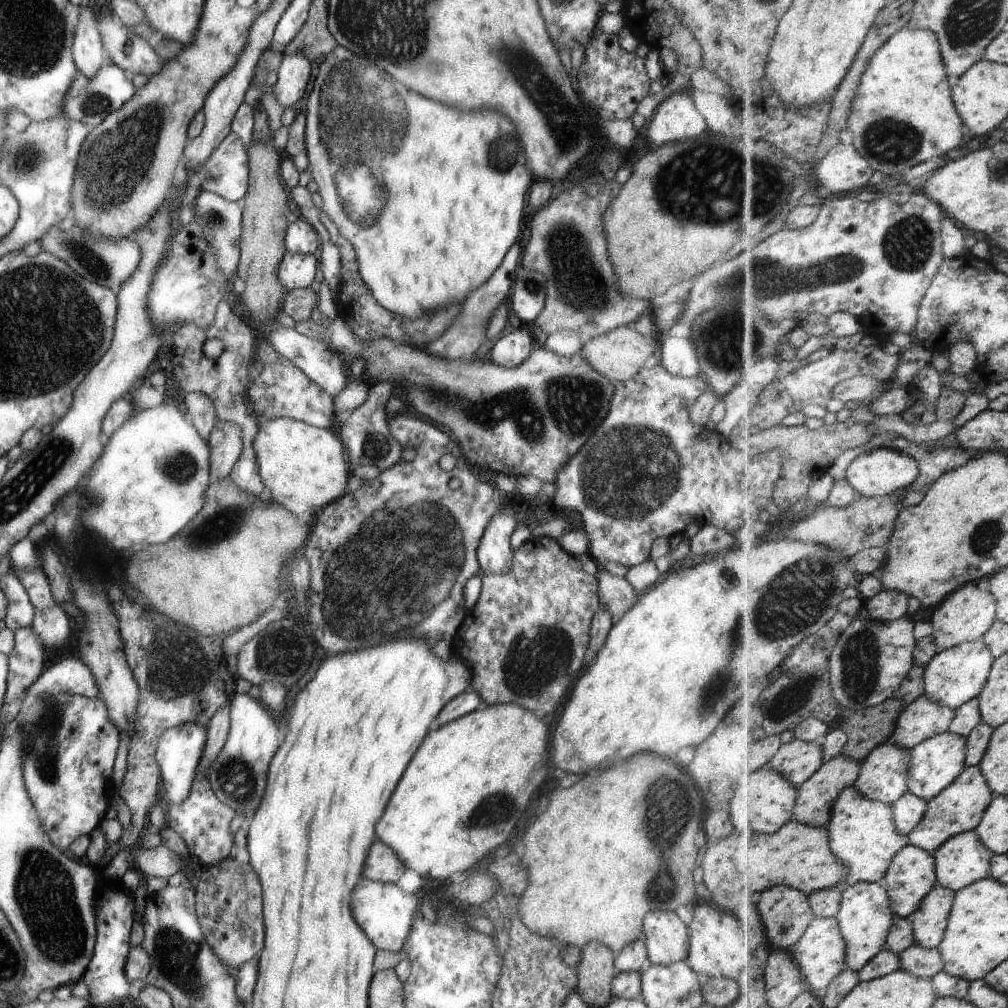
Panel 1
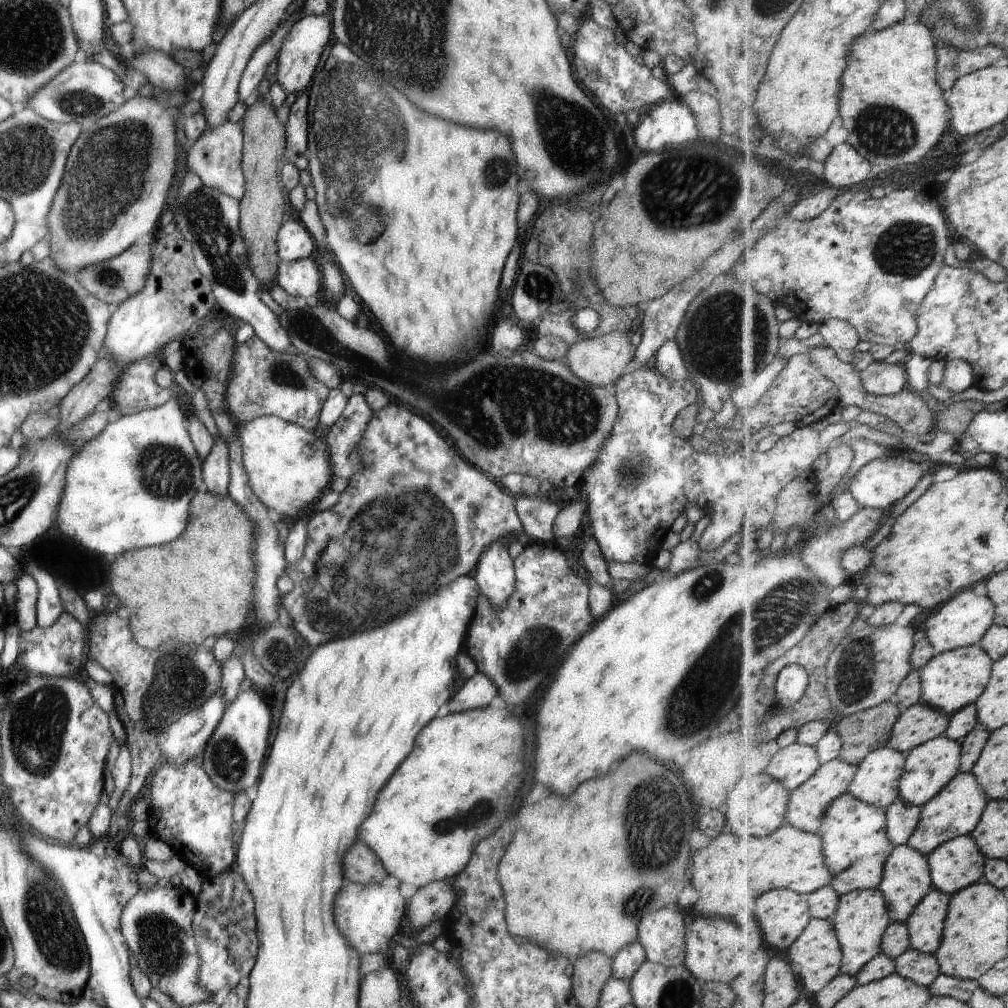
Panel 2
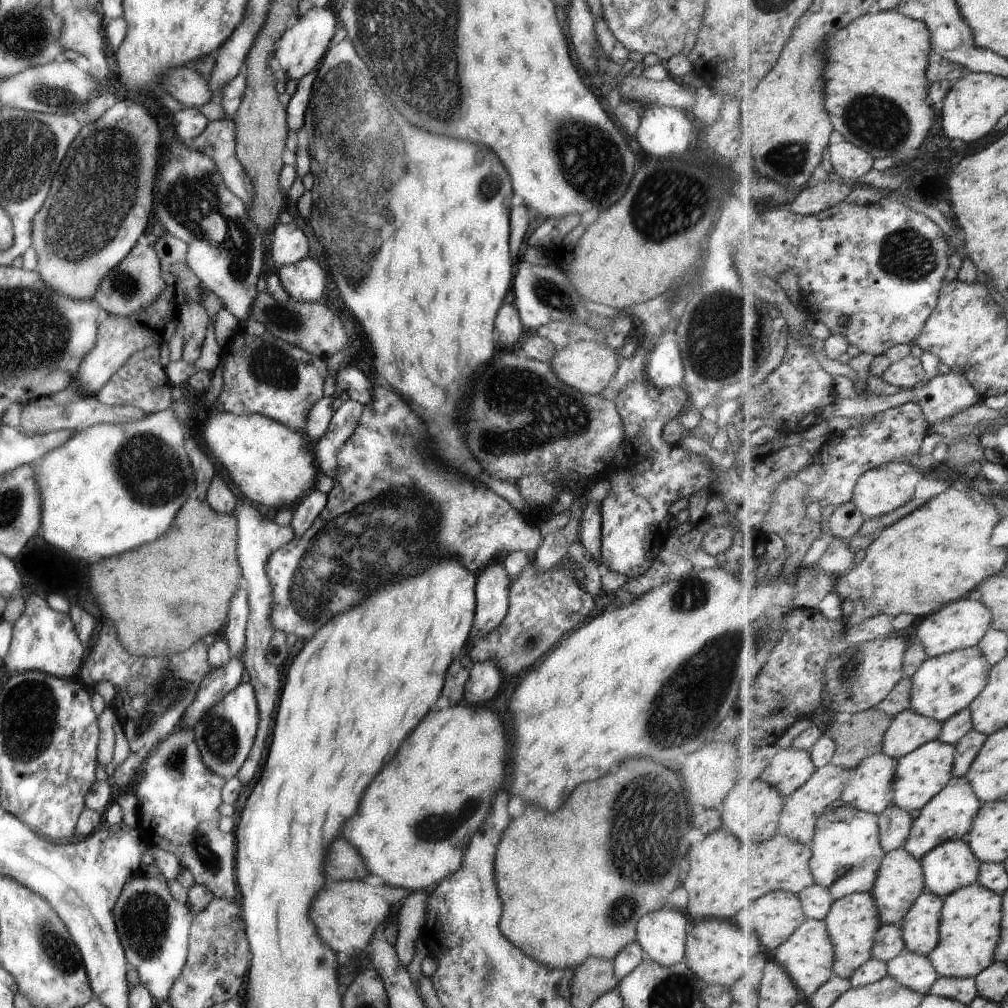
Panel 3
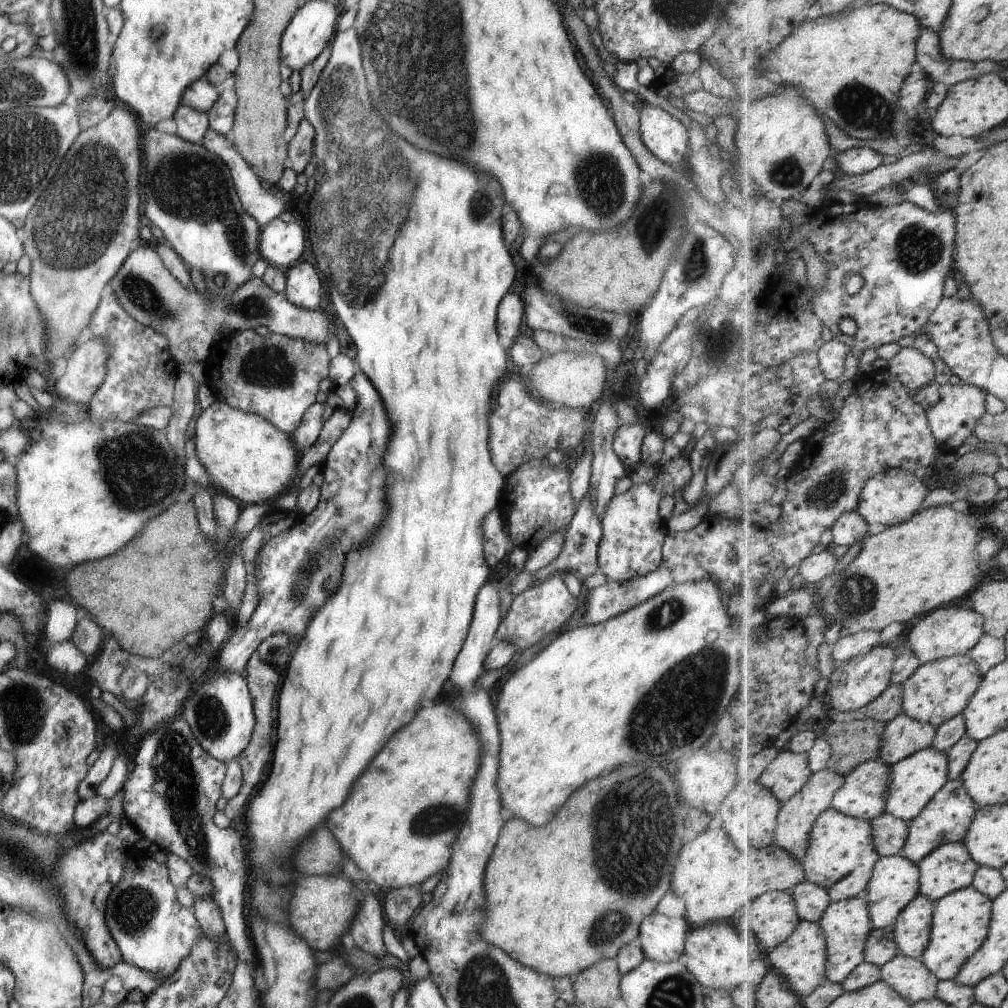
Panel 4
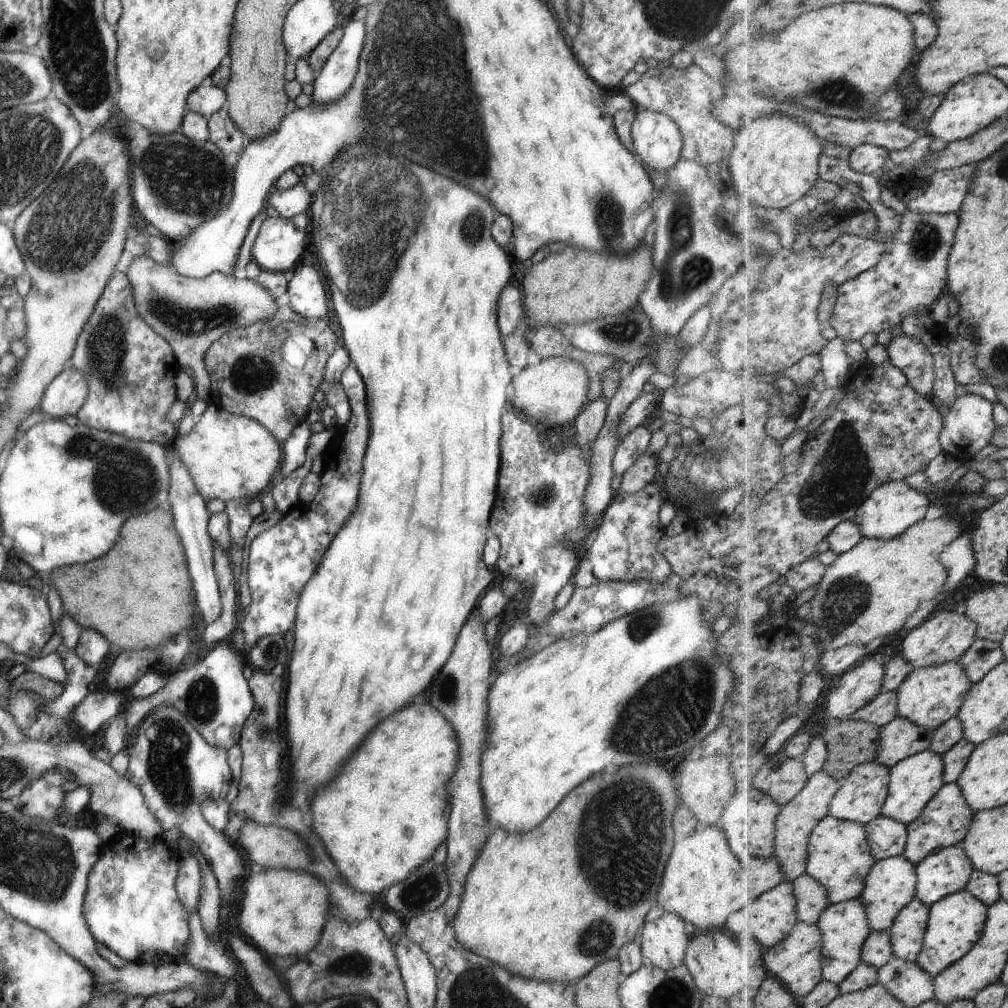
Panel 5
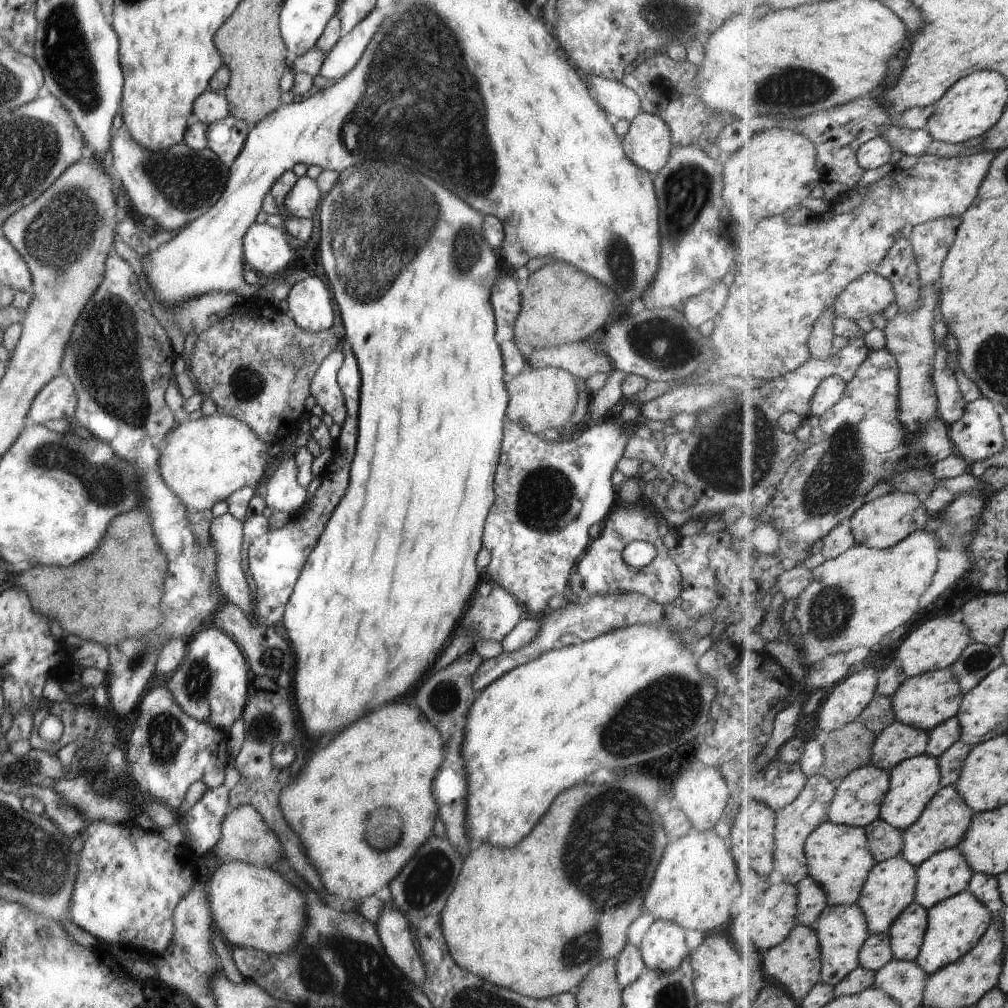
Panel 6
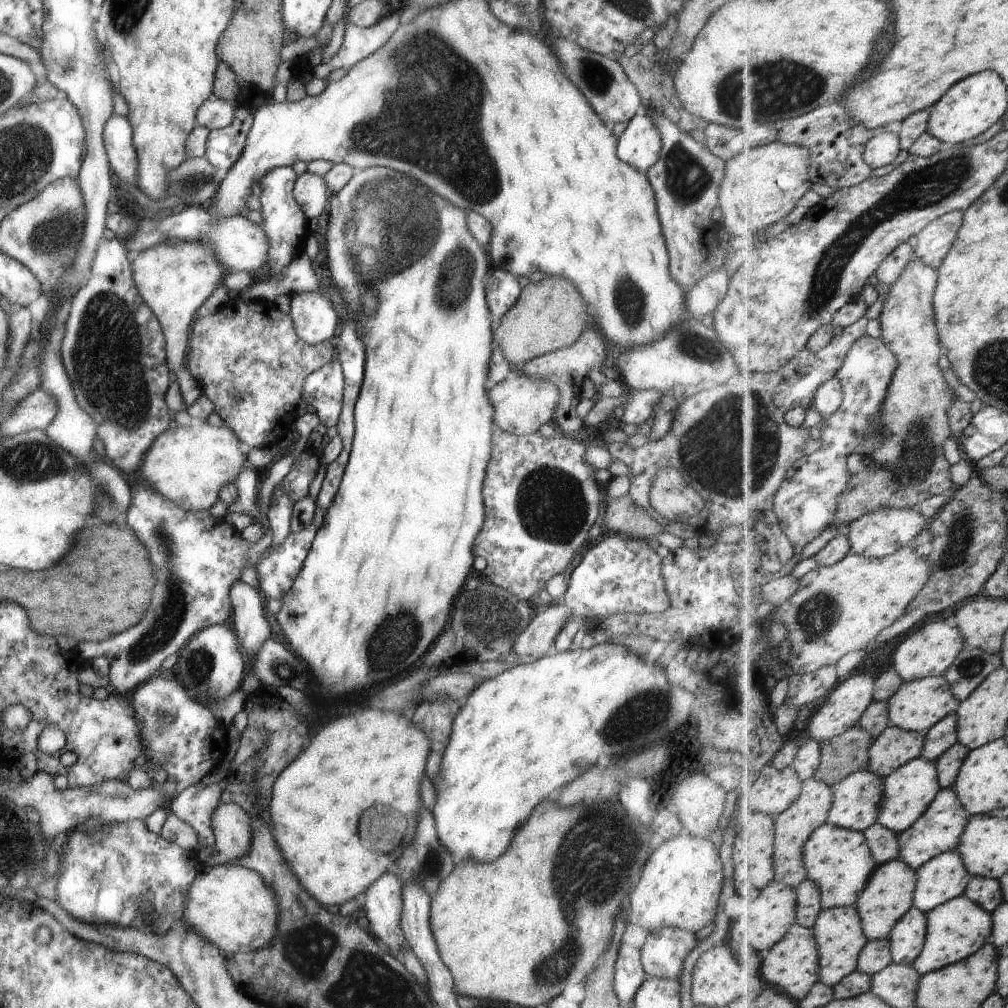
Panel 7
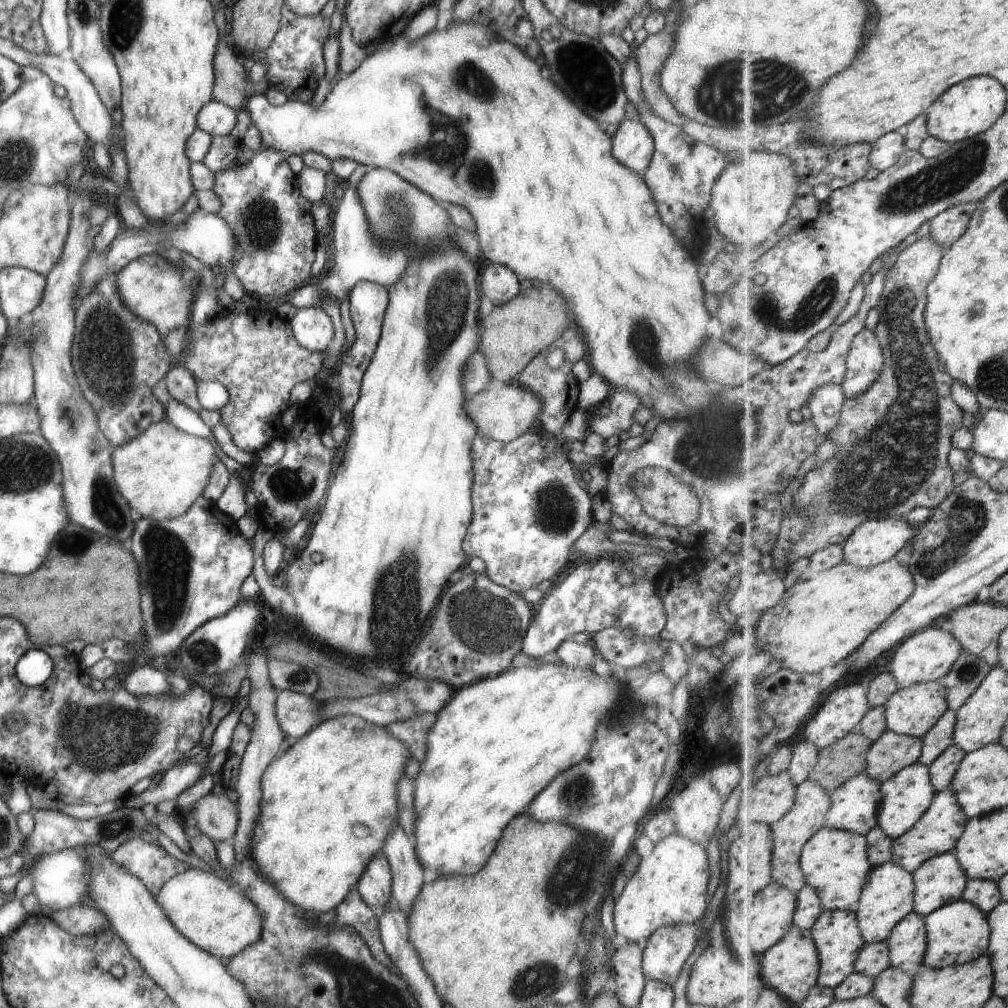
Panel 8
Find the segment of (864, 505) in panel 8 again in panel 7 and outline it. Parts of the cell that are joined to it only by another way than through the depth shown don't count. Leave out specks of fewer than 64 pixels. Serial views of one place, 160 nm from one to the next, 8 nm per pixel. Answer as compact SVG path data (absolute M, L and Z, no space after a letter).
M914 256L914 259L907 265L907 268L903 271L903 274L900 275L898 281L891 288L887 288L888 297L886 302L883 304L881 313L879 314L879 320L881 321L884 332L882 338L888 344L888 347L896 354L898 367L896 373L894 374L892 384L889 387L888 397L885 399L884 405L882 406L880 422L878 423L882 444L869 455L852 454L851 456L848 456L848 467L850 473L852 474L852 485L849 485L844 497L840 498L840 505L838 506L836 520L833 524L839 525L840 530L843 528L844 531L842 531L842 533L845 533L845 526L849 526L849 524L856 521L858 518L861 518L861 516L869 511L885 508L908 509L911 508L911 506L915 506L915 504L919 504L919 502L923 502L923 500L927 500L927 498L931 498L931 496L935 496L935 494L940 494L945 496L945 498L952 499L955 496L955 493L960 489L960 486L951 480L951 463L944 453L945 442L947 442L947 440L953 436L947 412L949 405L952 405L952 398L955 396L953 391L947 385L947 380L945 380L945 376L943 376L941 368L939 368L939 358L941 358L941 354L944 351L943 346L940 343L941 339L936 325L934 309L934 296L938 285L938 270L934 269L932 266L929 266L927 263L924 263L922 260L923 259Z

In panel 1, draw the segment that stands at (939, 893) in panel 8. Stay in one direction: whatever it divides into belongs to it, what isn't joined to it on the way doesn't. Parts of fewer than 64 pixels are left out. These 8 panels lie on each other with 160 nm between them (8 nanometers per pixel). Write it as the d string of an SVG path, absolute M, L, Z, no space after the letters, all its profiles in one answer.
M977 830L951 838L933 856L936 859L938 885L953 892L991 878L994 854L981 842Z

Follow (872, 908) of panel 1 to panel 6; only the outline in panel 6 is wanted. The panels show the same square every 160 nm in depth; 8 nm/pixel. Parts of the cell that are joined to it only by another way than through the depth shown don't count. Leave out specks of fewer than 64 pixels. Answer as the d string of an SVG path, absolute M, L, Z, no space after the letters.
M827 905L819 920L812 926L820 938L823 983L836 987L851 972L860 967L860 952L870 937L868 919L861 905Z

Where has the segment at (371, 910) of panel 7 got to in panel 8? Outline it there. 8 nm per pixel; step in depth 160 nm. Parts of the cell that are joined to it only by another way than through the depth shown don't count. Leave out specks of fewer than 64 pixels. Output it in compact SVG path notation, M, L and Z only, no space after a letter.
M379 852L367 863L355 886L363 902L378 913L388 907L392 898L391 883L392 876L387 859Z

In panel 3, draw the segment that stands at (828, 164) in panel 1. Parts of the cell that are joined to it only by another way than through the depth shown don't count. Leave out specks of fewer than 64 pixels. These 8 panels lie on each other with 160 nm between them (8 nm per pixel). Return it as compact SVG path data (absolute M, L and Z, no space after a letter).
M851 142L830 144L828 150L830 161L835 168L833 176L835 179L856 183L861 176L873 170L875 156Z

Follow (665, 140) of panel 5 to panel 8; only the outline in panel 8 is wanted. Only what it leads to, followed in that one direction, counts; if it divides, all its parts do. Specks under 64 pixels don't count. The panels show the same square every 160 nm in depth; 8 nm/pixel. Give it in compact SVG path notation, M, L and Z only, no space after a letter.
M623 119L613 134L610 151L620 165L642 174L651 160L653 141L639 121Z

